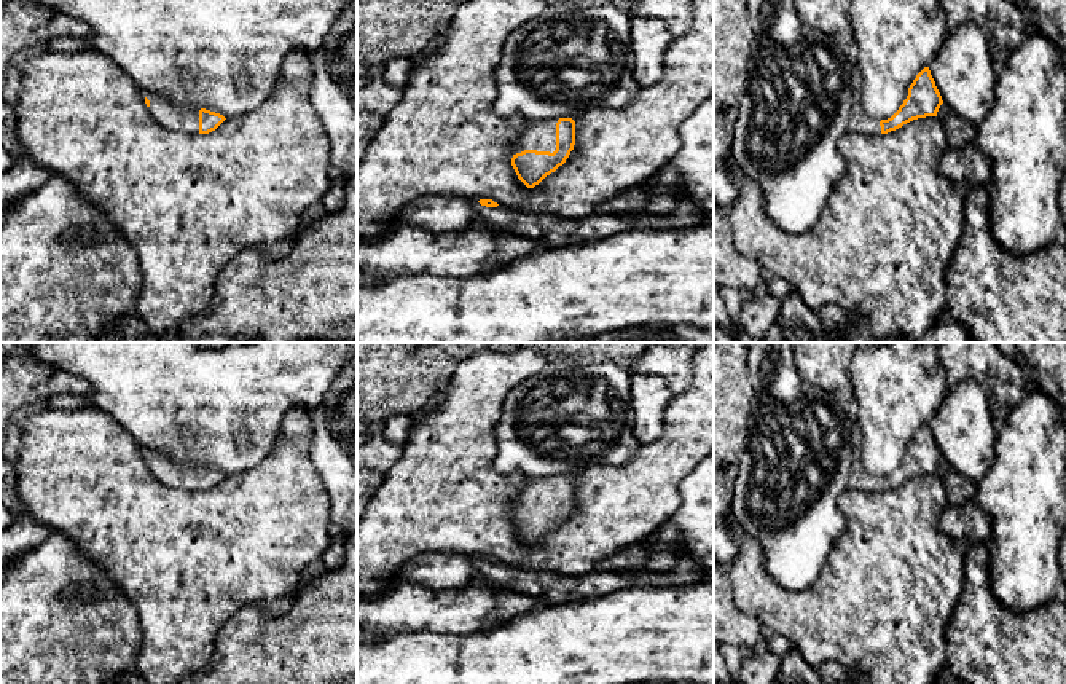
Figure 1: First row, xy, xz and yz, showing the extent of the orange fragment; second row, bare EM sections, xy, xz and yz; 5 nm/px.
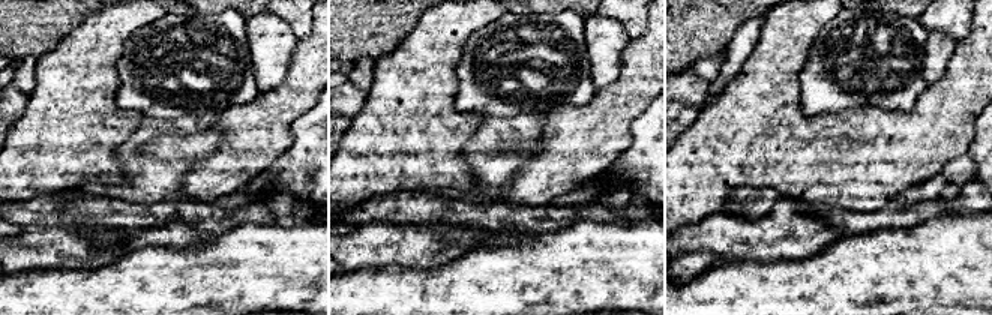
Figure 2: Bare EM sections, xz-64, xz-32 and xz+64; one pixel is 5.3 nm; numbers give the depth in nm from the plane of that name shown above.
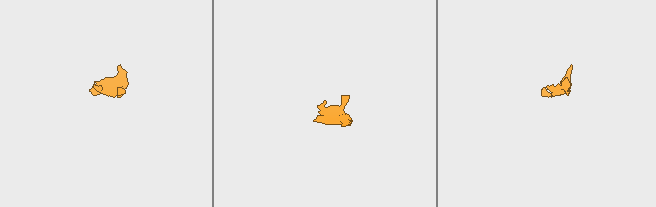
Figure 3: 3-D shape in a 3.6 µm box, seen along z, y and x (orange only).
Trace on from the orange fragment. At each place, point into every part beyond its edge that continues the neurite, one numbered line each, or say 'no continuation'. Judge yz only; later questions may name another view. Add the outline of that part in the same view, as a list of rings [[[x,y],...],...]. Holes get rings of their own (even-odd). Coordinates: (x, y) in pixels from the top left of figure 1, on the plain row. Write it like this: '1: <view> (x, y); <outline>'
1: yz (859, 479); [[[854,432],[852,435],[852,448],[854,448],[854,453],[852,453],[852,466],[851,466],[849,478],[848,478],[848,488],[859,489],[859,491],[868,491],[868,493],[880,493],[881,491],[880,478],[873,477],[862,466],[857,432]]]

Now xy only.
1: xy (164, 469); [[[145,451],[145,454],[150,458],[148,469],[158,482],[182,491],[199,491],[199,469],[183,467],[163,453]]]

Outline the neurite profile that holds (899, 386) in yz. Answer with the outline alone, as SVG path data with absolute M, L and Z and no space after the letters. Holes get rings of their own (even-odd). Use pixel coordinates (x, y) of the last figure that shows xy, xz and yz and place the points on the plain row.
M862 343L849 365L859 403L856 432L862 466L876 478L891 475L916 432L934 418L950 391L937 348L923 343Z

